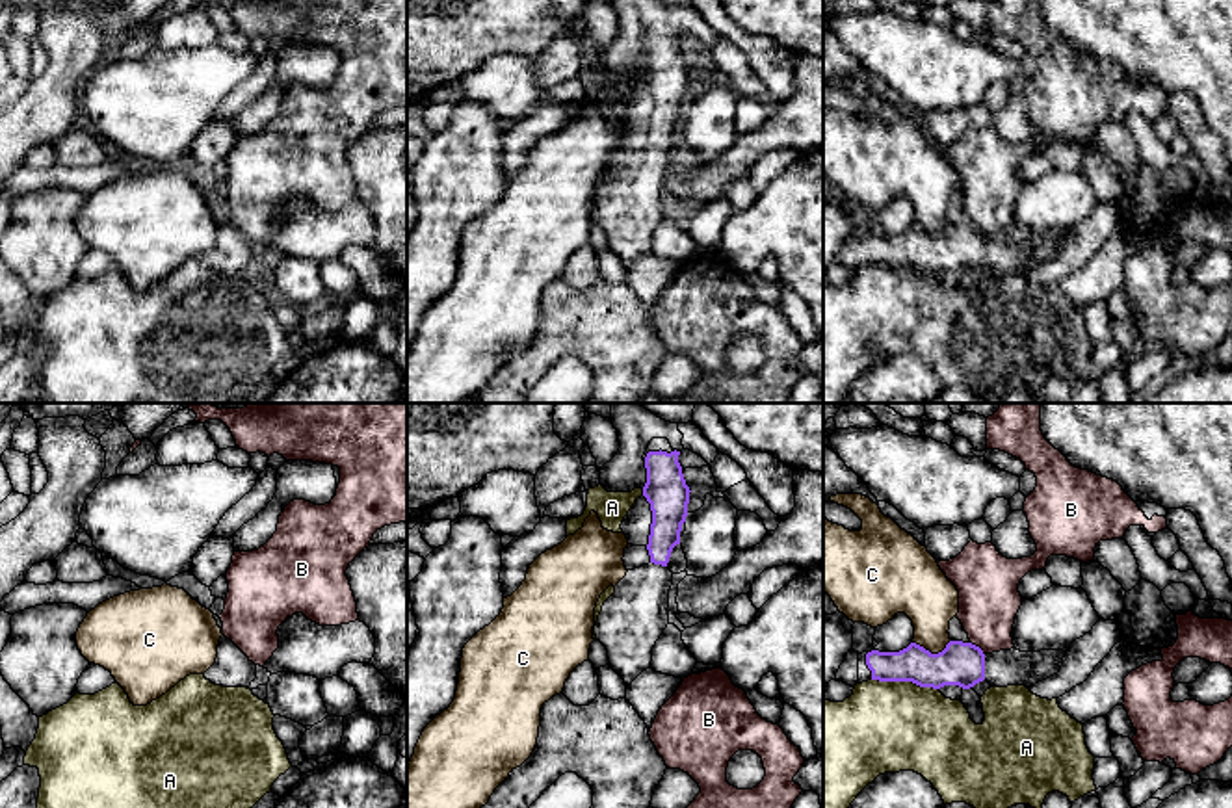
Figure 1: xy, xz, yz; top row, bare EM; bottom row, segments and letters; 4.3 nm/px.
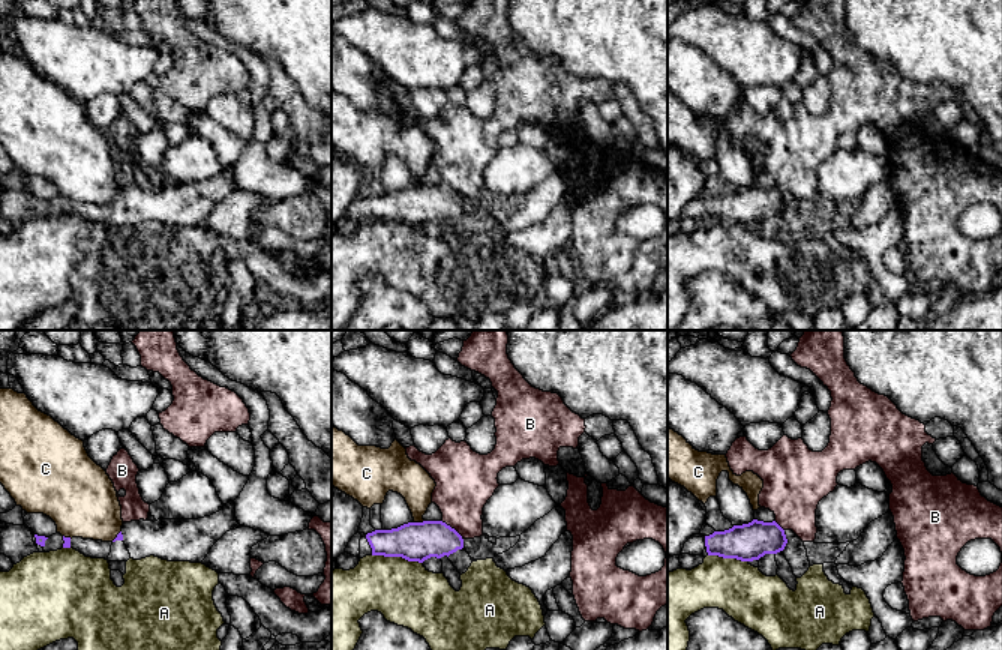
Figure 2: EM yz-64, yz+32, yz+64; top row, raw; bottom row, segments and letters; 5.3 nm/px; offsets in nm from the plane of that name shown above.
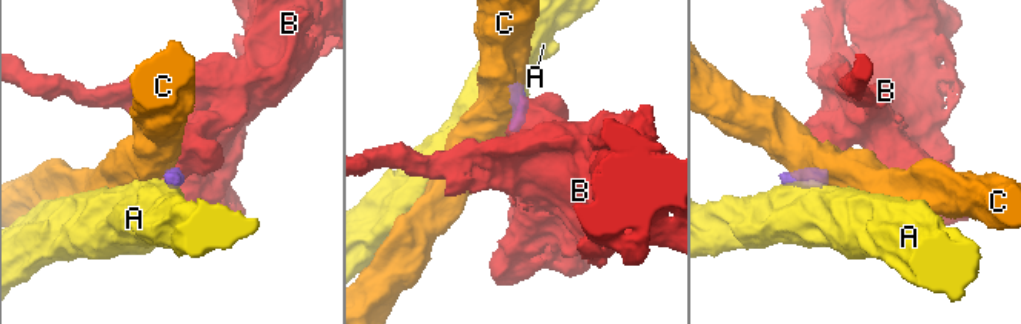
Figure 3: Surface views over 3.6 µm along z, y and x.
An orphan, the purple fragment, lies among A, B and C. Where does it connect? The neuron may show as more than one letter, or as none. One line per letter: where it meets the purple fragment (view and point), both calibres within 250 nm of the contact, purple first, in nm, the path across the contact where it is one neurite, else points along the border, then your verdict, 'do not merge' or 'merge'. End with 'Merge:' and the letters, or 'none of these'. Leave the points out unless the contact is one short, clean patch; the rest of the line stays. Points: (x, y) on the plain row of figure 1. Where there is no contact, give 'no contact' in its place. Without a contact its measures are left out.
A: yz (905, 264) | 190/400 nm | along yz (872, 262), (911, 264), (937, 273) | do not merge
B: yz (978, 231) | 190/260 nm | along yz (970, 225), (983, 238) | do not merge
C: yz (930, 236) | 190/240 nm | along yz (950, 223), (937, 236), (930, 236), (913, 225) | do not merge
Merge: none of these

